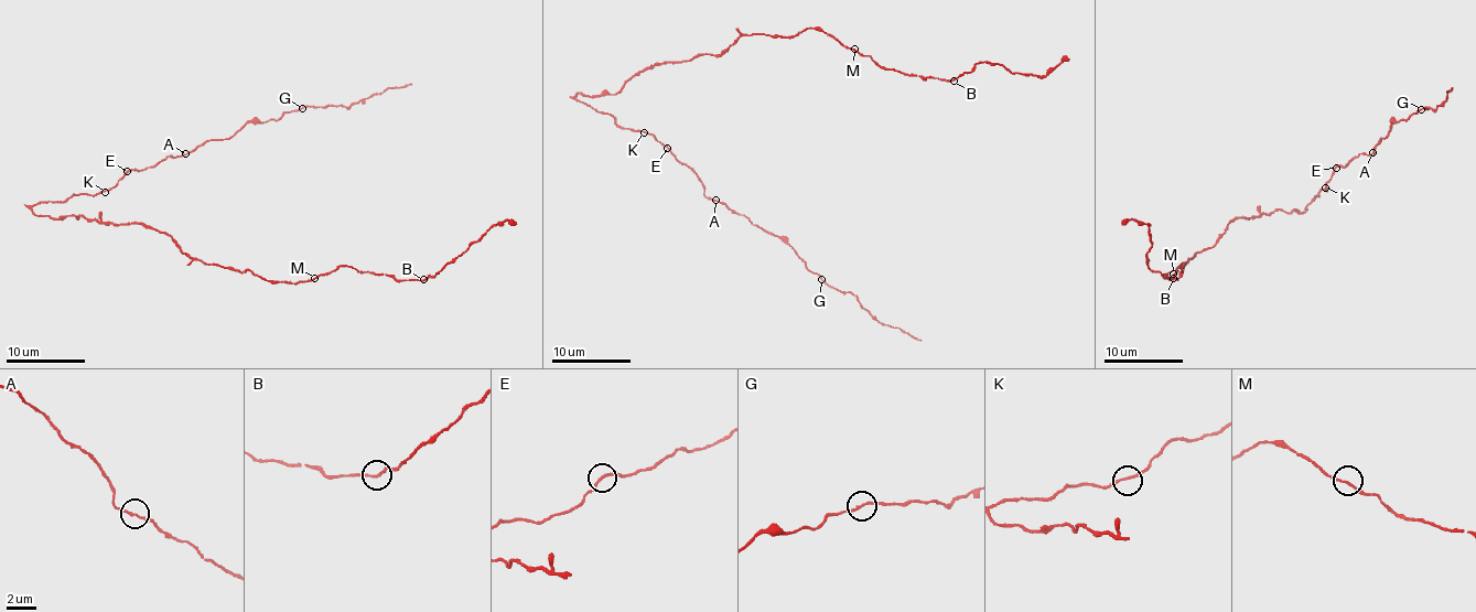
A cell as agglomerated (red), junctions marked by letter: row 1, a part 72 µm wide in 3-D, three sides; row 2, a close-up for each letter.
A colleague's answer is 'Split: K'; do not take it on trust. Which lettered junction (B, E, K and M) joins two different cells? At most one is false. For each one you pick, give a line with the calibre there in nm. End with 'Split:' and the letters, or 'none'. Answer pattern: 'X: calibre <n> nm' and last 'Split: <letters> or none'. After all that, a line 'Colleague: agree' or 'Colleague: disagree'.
Split: none
Colleague: disagree

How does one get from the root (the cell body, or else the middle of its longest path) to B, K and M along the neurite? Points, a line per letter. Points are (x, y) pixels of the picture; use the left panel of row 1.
B: (89, 218), (144, 223), (170, 235), (192, 259), (250, 269), (276, 281), (308, 281), (342, 266), (423, 279)
K: (89, 218), (38, 216), (31, 207), (43, 202), (64, 202), (79, 194), (95, 195), (105, 192)
M: (89, 218), (144, 223), (205, 264), (250, 269), (276, 281), (314, 278)

